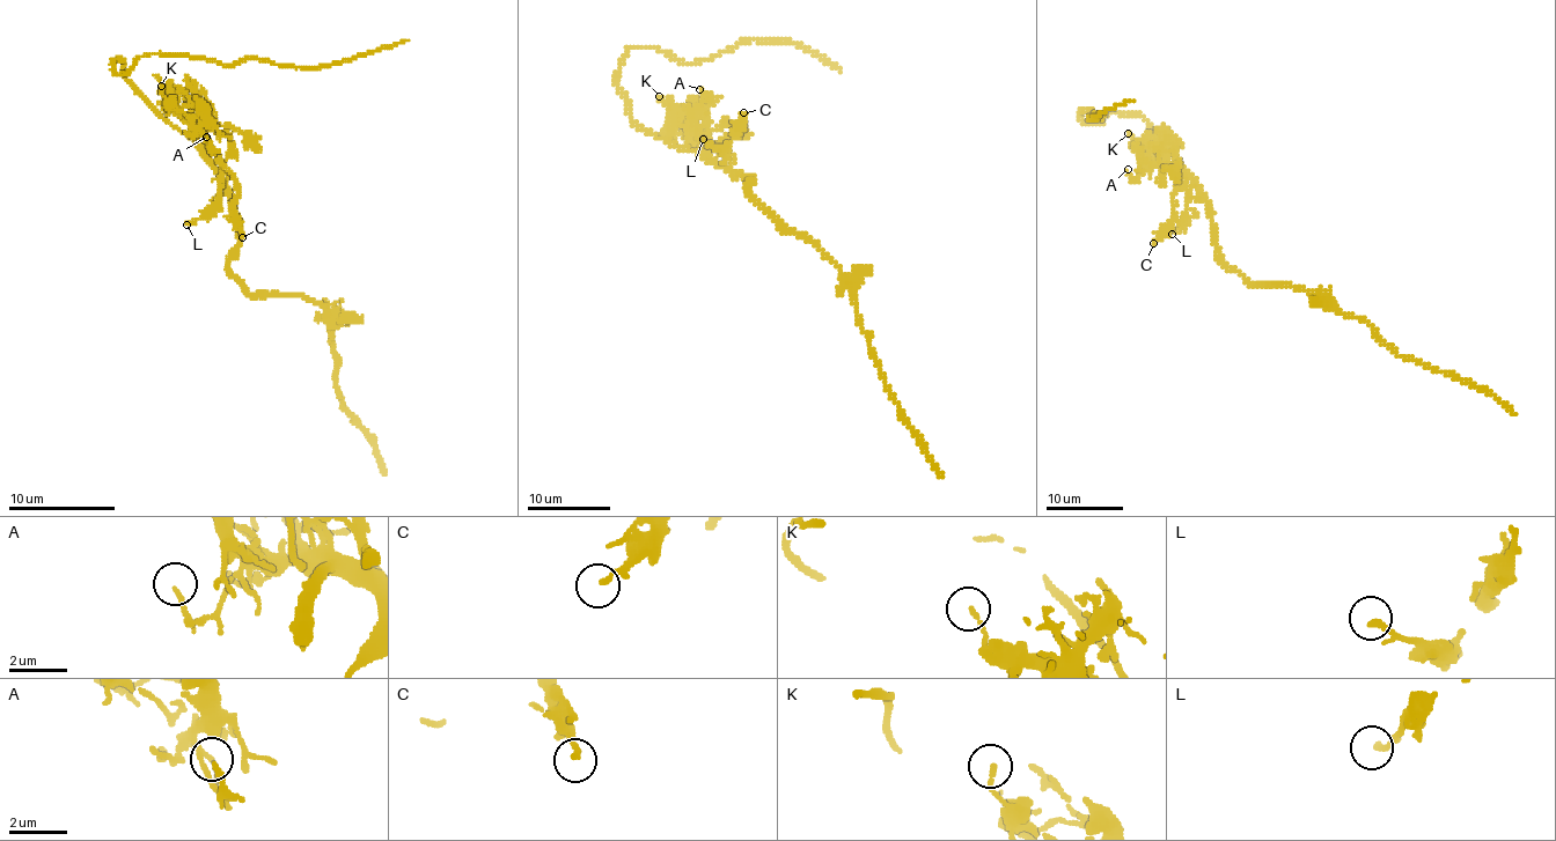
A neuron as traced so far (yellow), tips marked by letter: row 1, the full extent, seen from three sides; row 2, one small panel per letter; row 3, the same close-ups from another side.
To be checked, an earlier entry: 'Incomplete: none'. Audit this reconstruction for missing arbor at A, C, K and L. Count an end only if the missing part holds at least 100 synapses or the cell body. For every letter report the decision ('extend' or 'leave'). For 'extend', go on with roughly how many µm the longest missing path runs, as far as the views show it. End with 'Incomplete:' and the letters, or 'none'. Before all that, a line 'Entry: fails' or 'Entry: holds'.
Entry: holds
A: leave
C: leave
K: leave
L: leave
Incomplete: none

